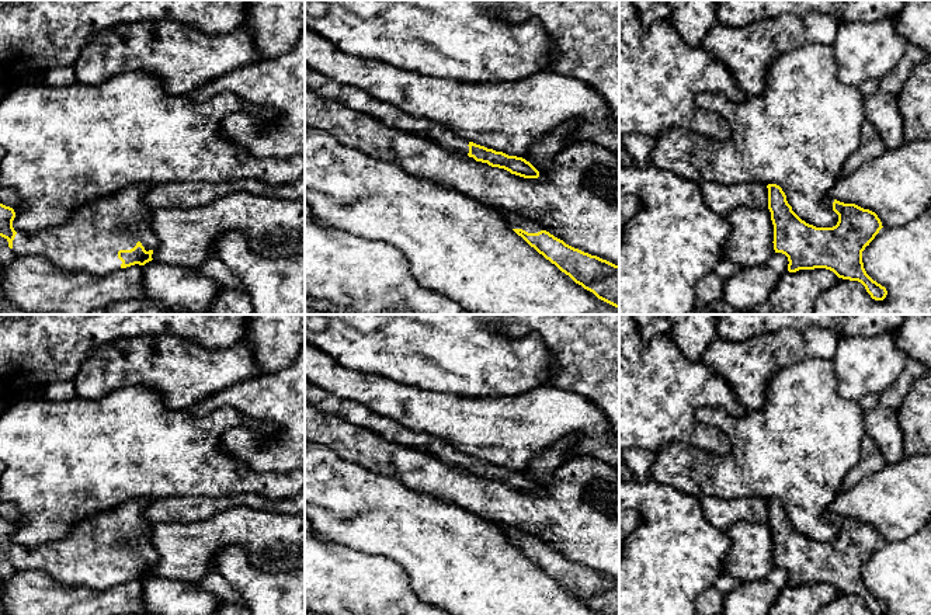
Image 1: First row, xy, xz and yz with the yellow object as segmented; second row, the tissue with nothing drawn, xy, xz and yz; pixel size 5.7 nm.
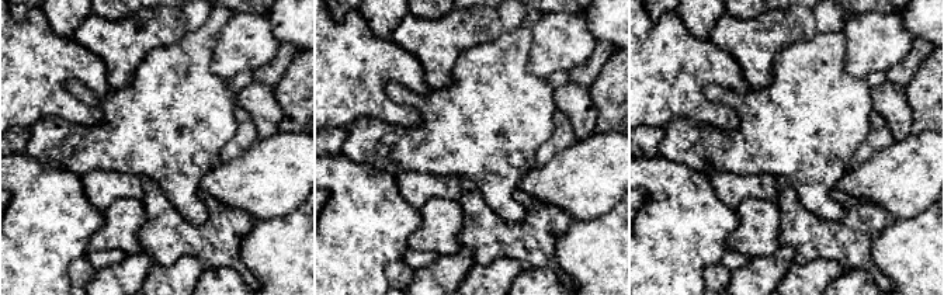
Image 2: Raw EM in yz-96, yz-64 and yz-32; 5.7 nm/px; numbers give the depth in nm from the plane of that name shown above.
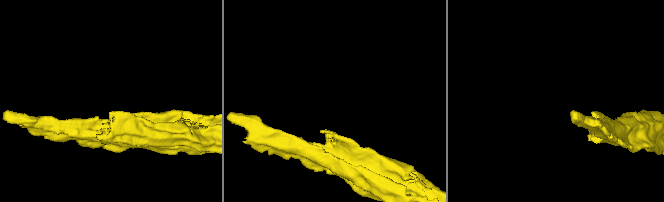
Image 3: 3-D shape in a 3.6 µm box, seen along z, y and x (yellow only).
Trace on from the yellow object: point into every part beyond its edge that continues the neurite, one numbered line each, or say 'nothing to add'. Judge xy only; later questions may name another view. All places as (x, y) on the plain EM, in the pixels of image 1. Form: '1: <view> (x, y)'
1: xy (89, 556)

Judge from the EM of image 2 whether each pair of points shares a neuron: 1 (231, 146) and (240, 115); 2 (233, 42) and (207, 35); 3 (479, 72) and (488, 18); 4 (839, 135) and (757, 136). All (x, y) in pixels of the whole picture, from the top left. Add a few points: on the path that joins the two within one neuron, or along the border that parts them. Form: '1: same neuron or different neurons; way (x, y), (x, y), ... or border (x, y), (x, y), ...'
1: same neuron; way (238, 139), (242, 135), (242, 122)
2: different neurons; border (235, 14), (221, 30), (211, 61), (211, 70)
3: different neurons; border (503, 33), (495, 41), (469, 47), (455, 62)
4: same neuron; way (819, 135), (777, 136)

